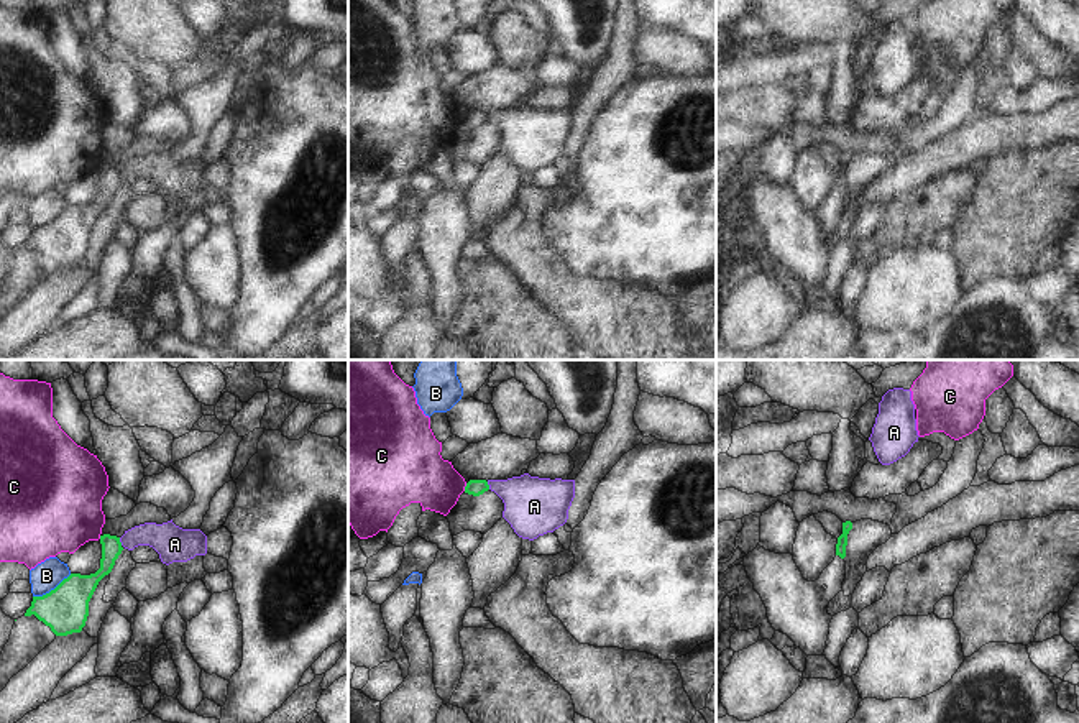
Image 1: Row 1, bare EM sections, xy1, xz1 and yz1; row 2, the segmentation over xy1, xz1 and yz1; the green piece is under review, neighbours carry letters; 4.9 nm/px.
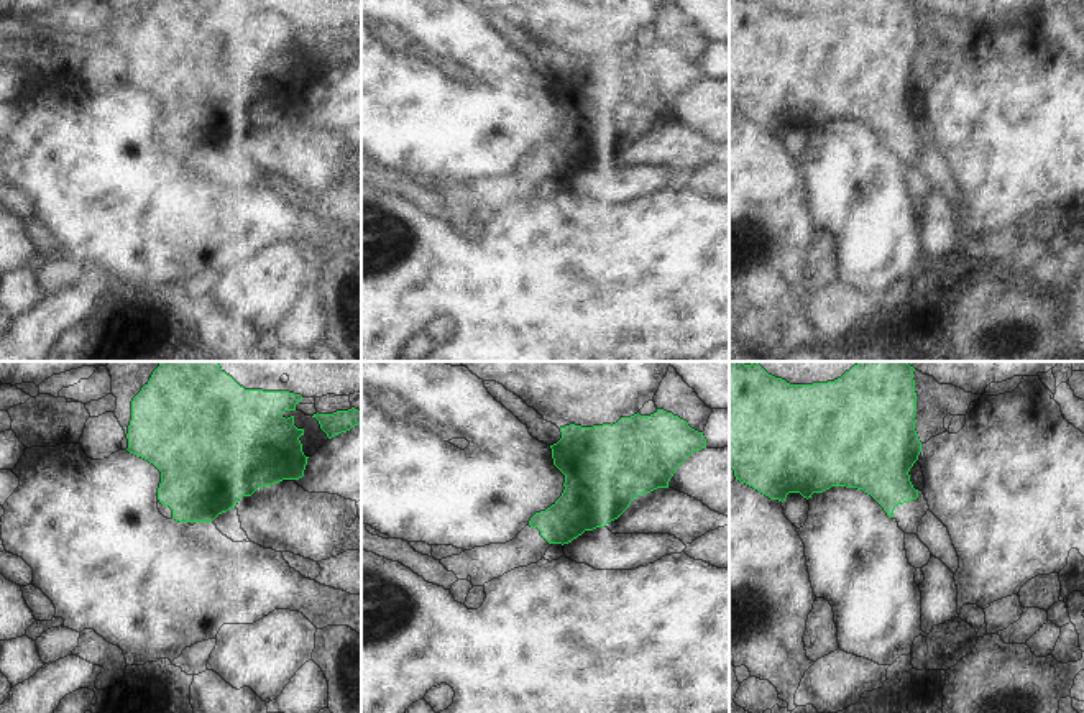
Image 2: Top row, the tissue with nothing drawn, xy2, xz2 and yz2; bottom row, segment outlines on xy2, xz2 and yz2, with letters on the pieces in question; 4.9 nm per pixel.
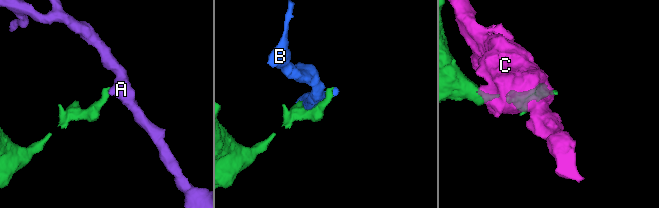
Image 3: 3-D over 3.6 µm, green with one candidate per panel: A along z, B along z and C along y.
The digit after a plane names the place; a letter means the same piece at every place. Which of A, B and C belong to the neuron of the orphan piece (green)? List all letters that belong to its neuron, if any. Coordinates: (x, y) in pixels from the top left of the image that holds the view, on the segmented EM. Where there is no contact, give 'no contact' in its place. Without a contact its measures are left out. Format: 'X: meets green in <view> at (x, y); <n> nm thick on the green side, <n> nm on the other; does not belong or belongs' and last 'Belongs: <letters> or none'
A: meets green in xy1 at (119, 541); 100 nm thick on the green side, 170 nm on the other; does not belong
B: meets green in xy1 at (51, 590); 220 nm thick on the green side, 140 nm on the other; does not belong
C: meets green in xz1 at (465, 487); 80 nm thick on the green side, 280 nm on the other; does not belong
Belongs: none

